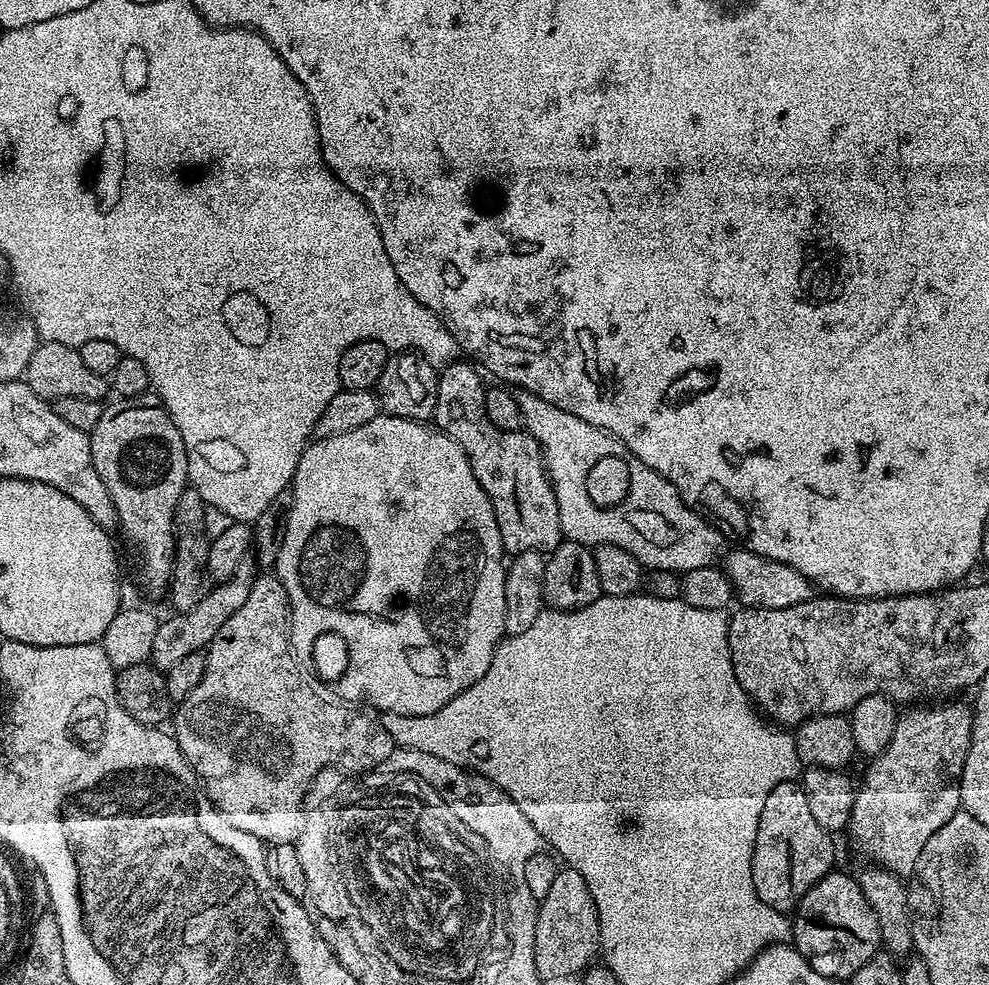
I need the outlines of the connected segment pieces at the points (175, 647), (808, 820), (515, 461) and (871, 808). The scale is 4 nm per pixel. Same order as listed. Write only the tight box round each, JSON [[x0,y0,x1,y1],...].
[[151,555,258,670],[752,782,836,914],[435,362,562,554],[846,702,973,878]]

